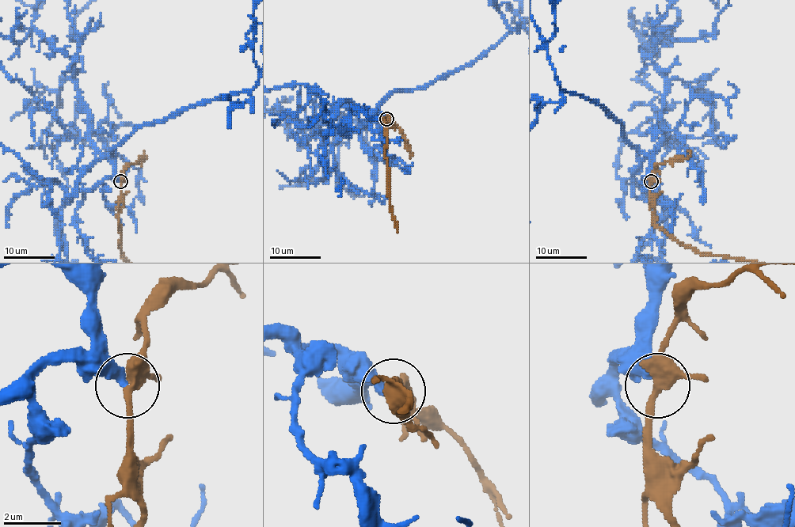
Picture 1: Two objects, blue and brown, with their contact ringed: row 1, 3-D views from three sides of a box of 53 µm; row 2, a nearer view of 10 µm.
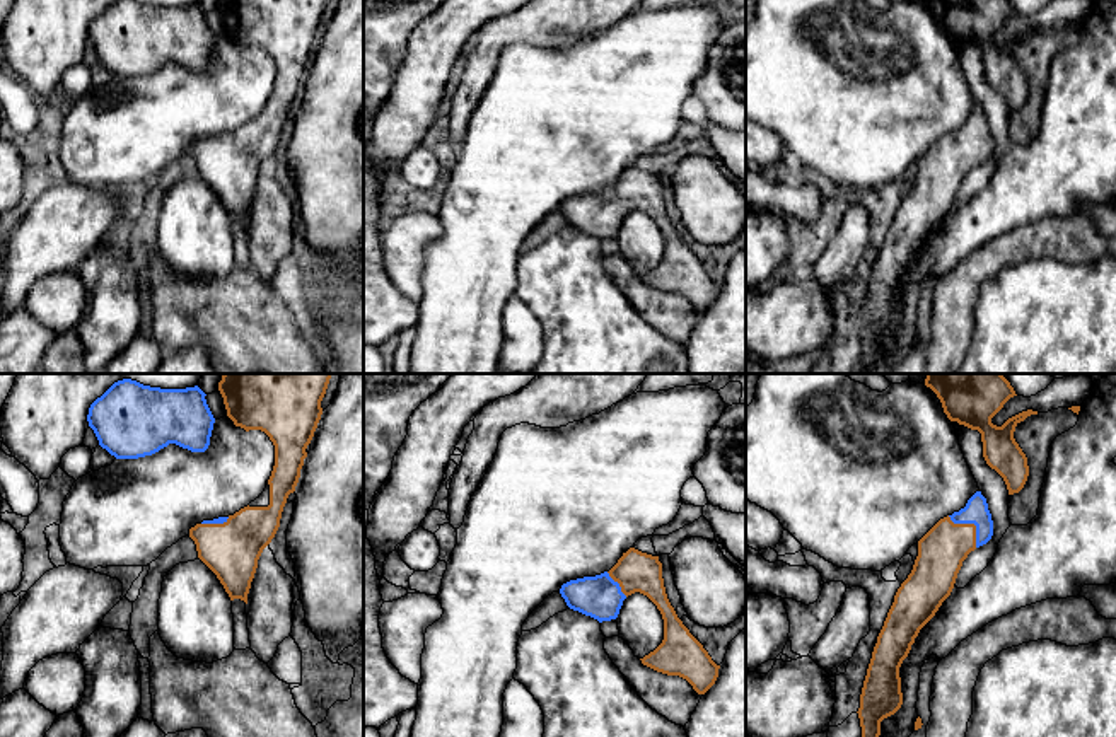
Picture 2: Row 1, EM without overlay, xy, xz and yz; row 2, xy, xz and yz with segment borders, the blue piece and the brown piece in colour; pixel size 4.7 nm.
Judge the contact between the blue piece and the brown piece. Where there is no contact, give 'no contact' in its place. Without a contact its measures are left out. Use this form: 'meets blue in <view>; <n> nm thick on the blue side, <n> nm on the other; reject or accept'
meets blue in yz; 120 nm thick on the blue side, 220 nm on the other; accept

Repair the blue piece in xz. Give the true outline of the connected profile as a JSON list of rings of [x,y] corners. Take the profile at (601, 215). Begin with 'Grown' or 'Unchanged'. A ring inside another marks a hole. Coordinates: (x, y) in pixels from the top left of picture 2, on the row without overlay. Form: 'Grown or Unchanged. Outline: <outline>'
Grown. Outline: [[[630,165],[609,189],[570,198],[560,206],[570,227],[599,241],[616,237],[623,218],[635,210],[647,213],[664,237],[664,258],[640,276],[642,281],[667,293],[679,293],[698,312],[705,312],[715,302],[720,283],[712,278],[671,223],[659,174]]]

